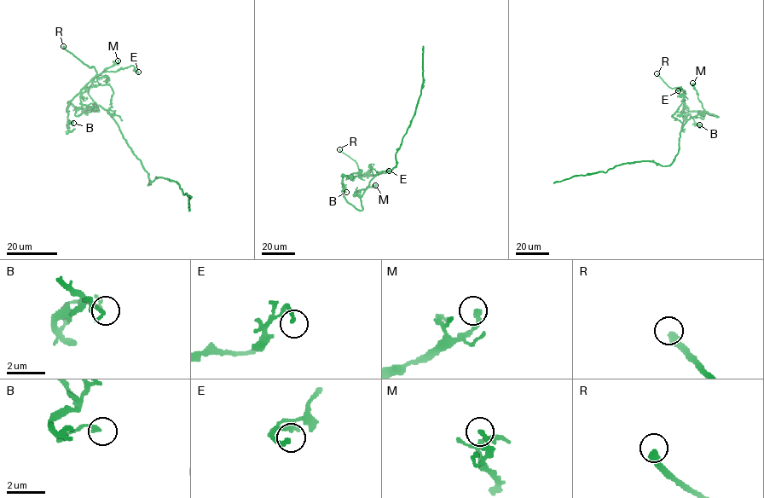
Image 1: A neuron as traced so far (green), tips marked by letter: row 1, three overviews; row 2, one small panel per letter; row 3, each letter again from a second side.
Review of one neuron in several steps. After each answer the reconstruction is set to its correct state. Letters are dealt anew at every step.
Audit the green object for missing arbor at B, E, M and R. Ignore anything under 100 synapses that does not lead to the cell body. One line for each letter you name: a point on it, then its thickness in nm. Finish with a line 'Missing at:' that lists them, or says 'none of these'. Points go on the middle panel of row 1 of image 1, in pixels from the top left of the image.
R: place (339, 149); calibre 360 nm
Missing at: R

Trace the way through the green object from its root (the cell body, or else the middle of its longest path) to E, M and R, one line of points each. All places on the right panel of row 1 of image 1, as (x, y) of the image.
E: (680, 134), (684, 124), (698, 114), (708, 112), (718, 117), (685, 112), (684, 91), (680, 86), (678, 90)
M: (680, 134), (689, 119), (704, 111), (692, 83)
R: (680, 134), (684, 124), (698, 114), (708, 112), (718, 117), (685, 112), (685, 91), (670, 88), (656, 73)

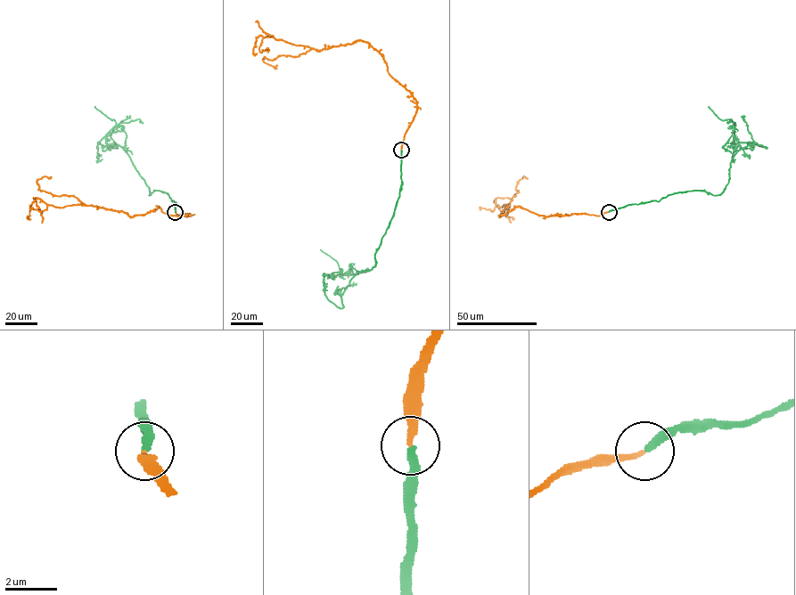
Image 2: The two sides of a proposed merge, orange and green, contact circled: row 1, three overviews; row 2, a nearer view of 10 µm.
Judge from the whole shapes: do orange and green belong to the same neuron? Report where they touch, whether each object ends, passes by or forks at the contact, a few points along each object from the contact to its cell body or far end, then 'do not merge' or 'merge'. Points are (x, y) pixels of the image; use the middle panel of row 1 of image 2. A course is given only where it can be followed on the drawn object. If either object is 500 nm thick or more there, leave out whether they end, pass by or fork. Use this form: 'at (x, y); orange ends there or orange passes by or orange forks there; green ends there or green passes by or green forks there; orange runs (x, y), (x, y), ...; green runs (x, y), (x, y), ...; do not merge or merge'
at (401, 150); orange ends there; green ends there; orange runs (401, 150), (416, 101), (367, 43), (317, 50), (265, 36), (259, 50), (267, 52); green runs (401, 150), (376, 264), (350, 280), (342, 308), (327, 298), (324, 276), (349, 274), (349, 264), (358, 274); merge

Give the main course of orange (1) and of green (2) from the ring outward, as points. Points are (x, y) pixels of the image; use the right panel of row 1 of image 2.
1: (609, 211), (546, 216), (518, 207), (499, 216), (509, 206), (499, 207), (497, 198), (511, 199), (511, 223)
2: (609, 211), (680, 192), (719, 194), (734, 155), (767, 148), (735, 143), (733, 131), (723, 146), (733, 154)

